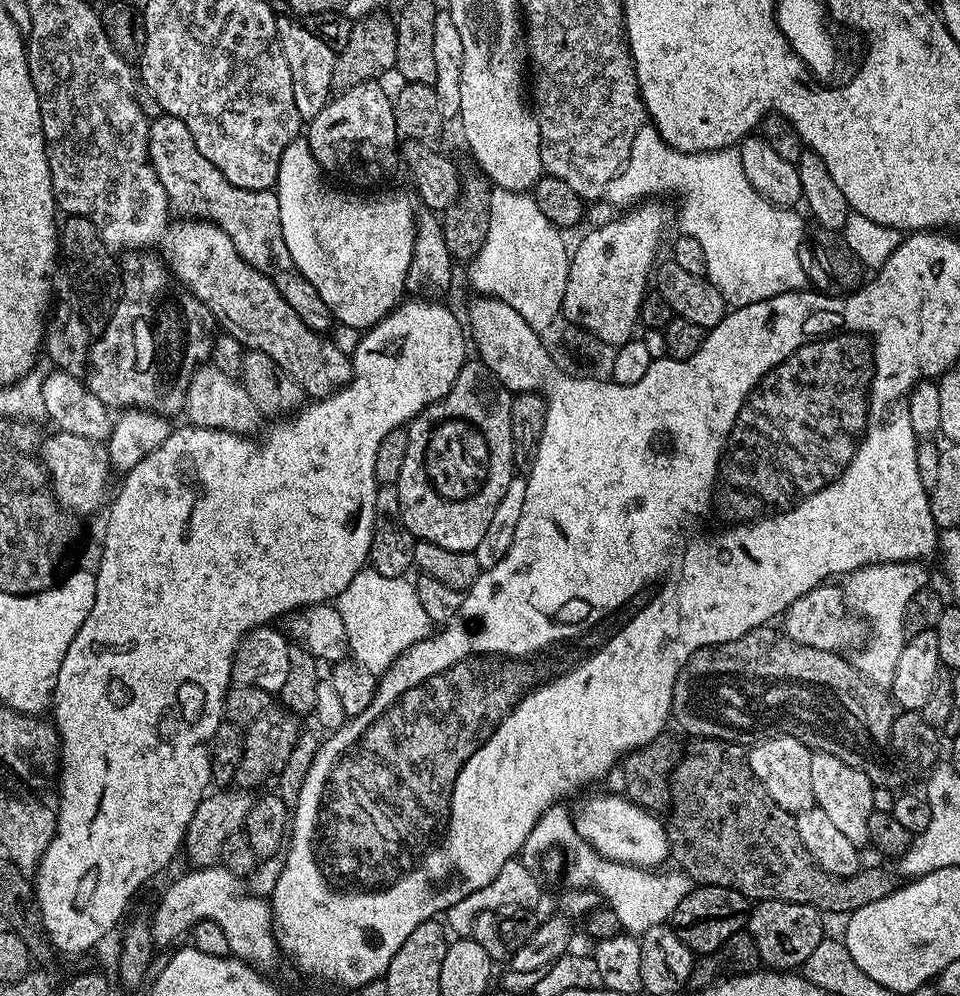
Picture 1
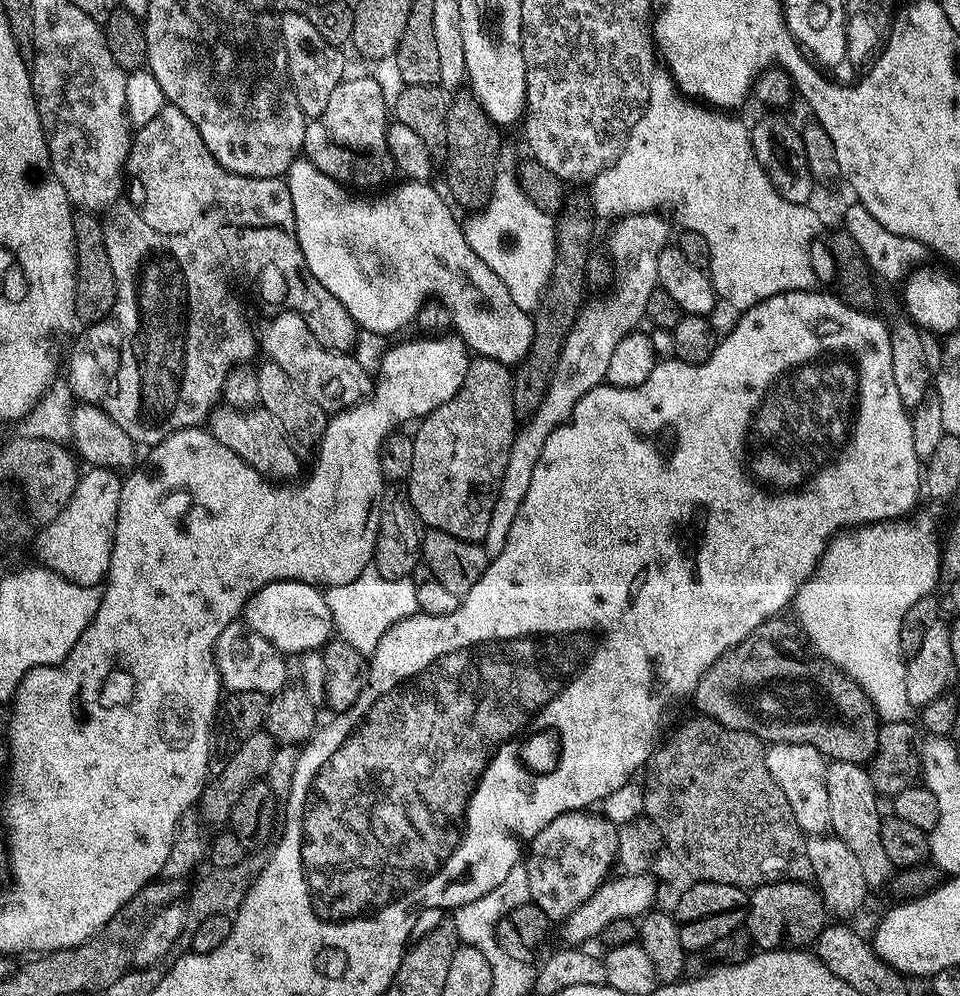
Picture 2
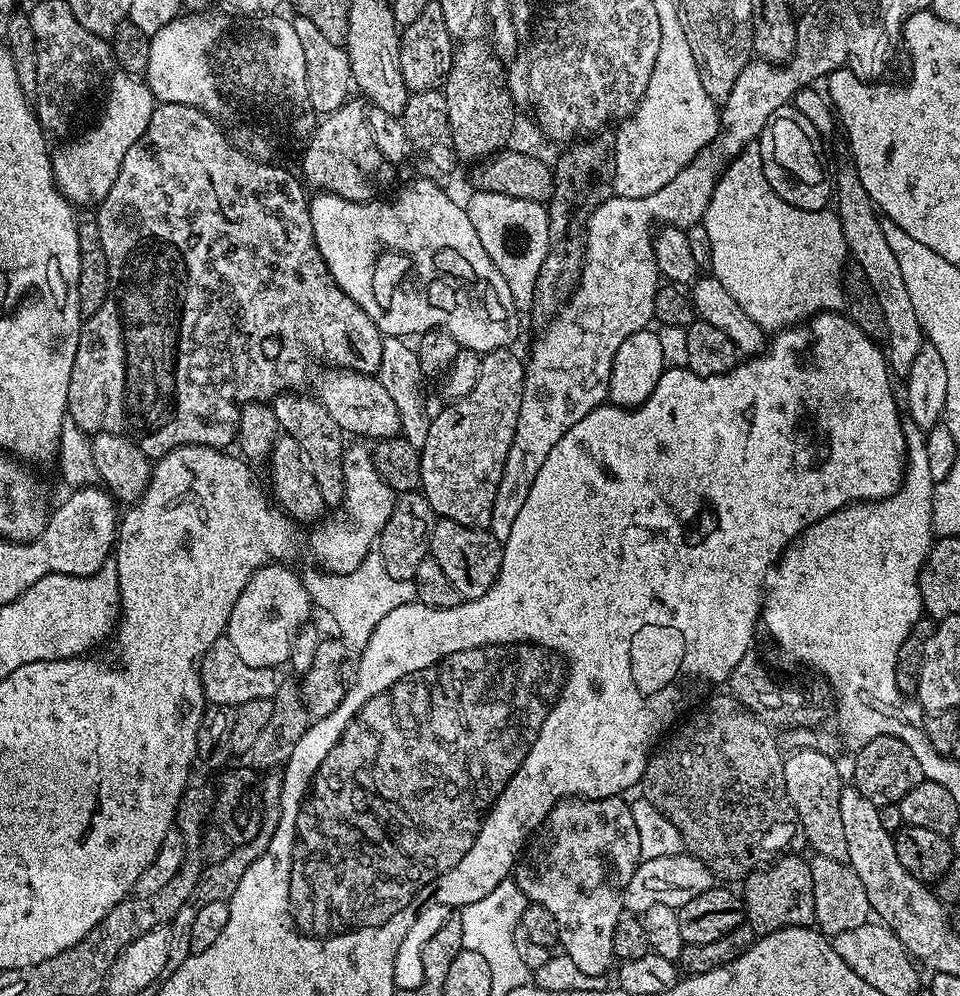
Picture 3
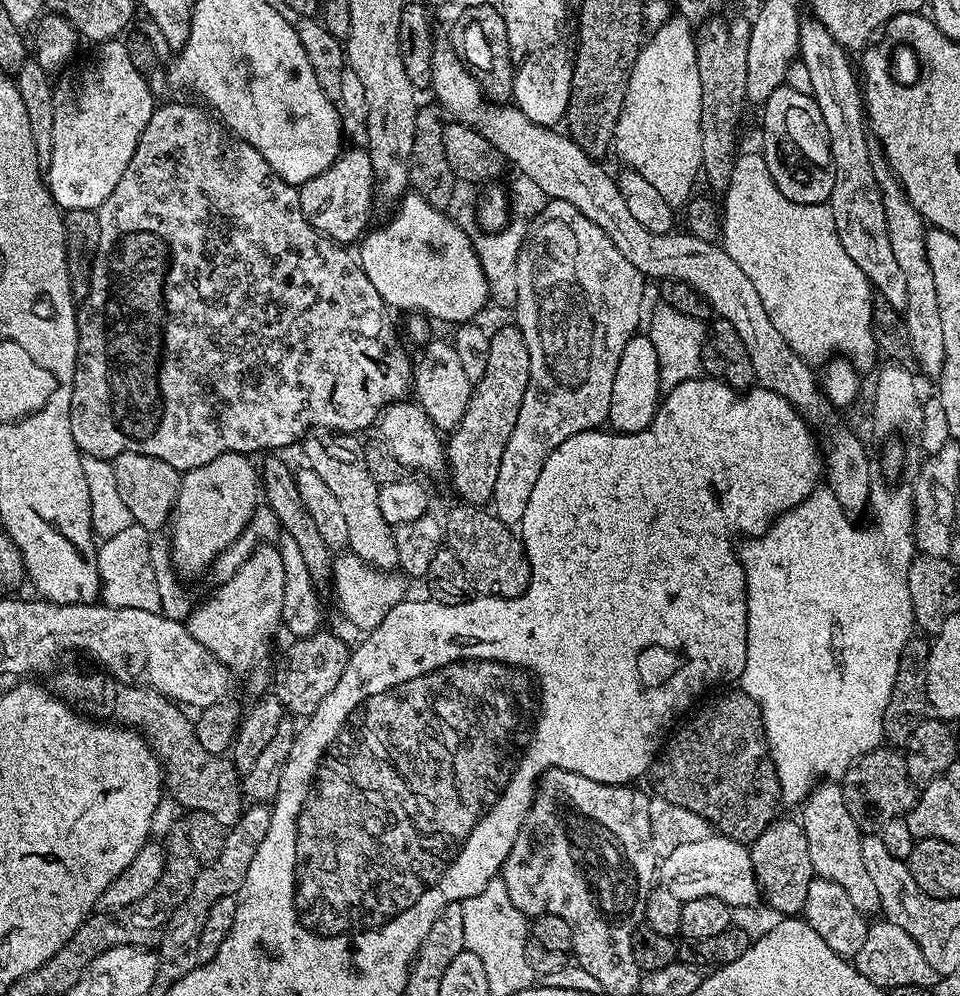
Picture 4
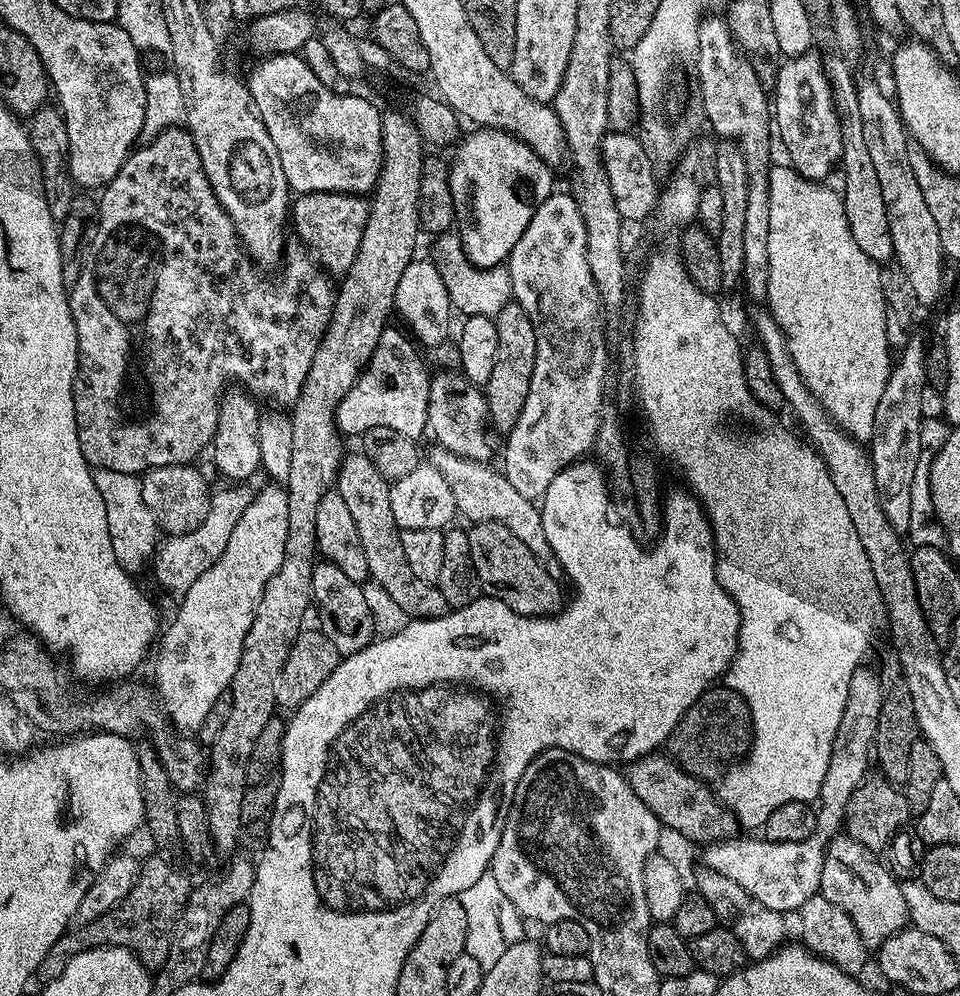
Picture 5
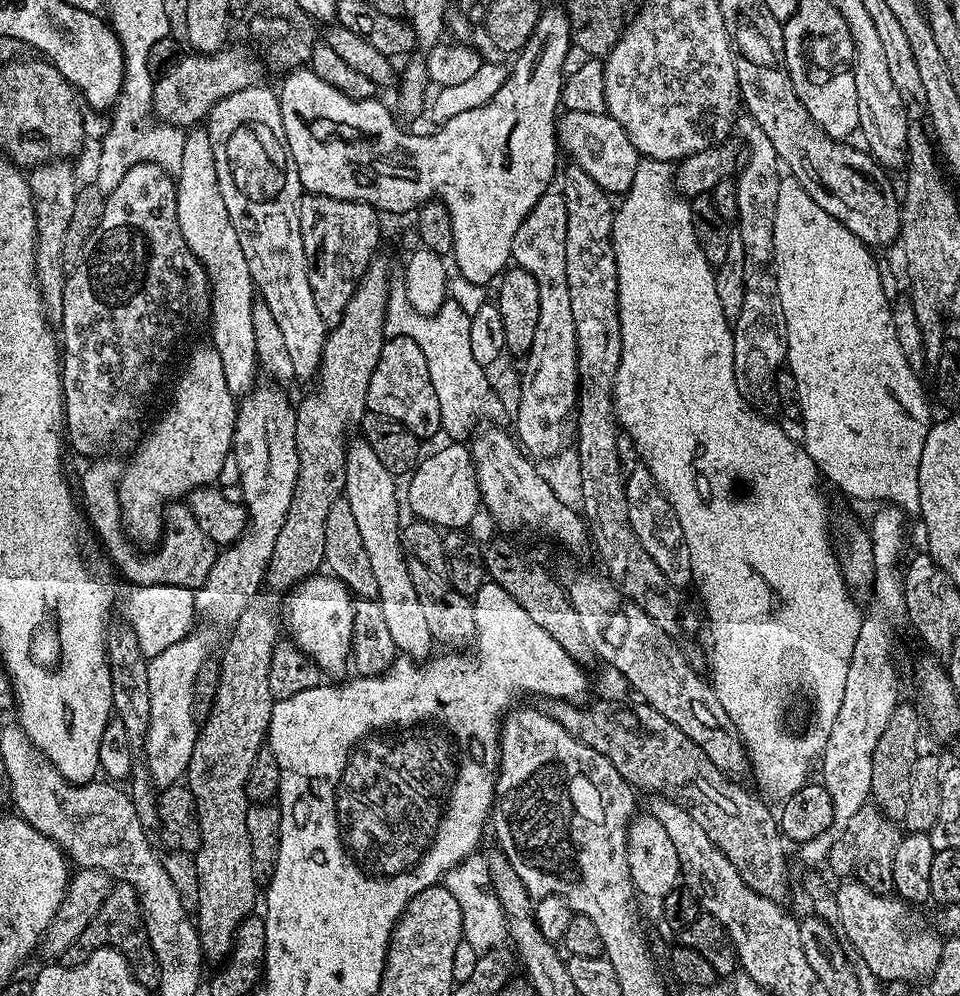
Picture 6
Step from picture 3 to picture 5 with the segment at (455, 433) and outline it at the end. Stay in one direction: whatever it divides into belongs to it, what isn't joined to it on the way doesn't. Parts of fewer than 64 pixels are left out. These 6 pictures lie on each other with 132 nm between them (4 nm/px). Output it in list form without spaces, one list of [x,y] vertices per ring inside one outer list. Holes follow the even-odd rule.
[[[515,302],[506,303],[495,313],[498,330],[498,354],[494,354],[494,371],[483,385],[485,402],[488,404],[488,418],[491,427],[497,428],[500,434],[506,434],[518,422],[522,406],[526,406],[526,394],[530,394],[530,378],[534,374],[534,358],[538,354],[534,322]]]

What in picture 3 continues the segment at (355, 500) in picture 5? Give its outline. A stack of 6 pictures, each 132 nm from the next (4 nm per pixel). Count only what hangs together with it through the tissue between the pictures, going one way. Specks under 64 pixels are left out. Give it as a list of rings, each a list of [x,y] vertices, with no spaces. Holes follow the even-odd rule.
[[[299,391],[284,392],[271,401],[274,418],[280,424],[283,435],[294,438],[300,451],[314,474],[314,482],[318,490],[322,490],[322,498],[329,505],[341,503],[344,495],[344,450],[346,447],[345,433],[340,431],[338,422],[330,418],[330,414],[321,406],[320,401],[311,395],[300,396]]]

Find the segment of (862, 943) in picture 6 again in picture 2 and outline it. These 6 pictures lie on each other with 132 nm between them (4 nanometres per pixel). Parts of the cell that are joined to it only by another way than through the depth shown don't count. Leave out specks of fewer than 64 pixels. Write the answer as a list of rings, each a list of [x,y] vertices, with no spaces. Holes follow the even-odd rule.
[[[773,744],[764,753],[766,770],[778,782],[800,829],[806,834],[824,834],[830,828],[830,798],[826,795],[826,758],[809,744]]]

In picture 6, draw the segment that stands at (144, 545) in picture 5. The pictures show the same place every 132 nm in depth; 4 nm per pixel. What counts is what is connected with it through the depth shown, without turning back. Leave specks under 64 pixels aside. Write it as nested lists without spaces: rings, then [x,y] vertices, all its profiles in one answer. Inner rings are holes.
[[[100,458],[80,476],[78,484],[79,495],[88,492],[88,504],[84,508],[92,508],[92,517],[87,520],[91,527],[96,527],[98,535],[104,539],[112,560],[124,571],[124,576],[133,585],[145,588],[159,584],[177,584],[183,588],[199,586],[210,574],[218,555],[217,545],[212,543],[210,537],[202,532],[190,511],[183,503],[176,502],[167,509],[164,521],[164,534],[155,549],[153,556],[143,556],[141,549],[128,539],[123,523],[120,519],[120,503],[116,497],[116,485],[122,471],[121,465],[115,464],[115,459]]]

